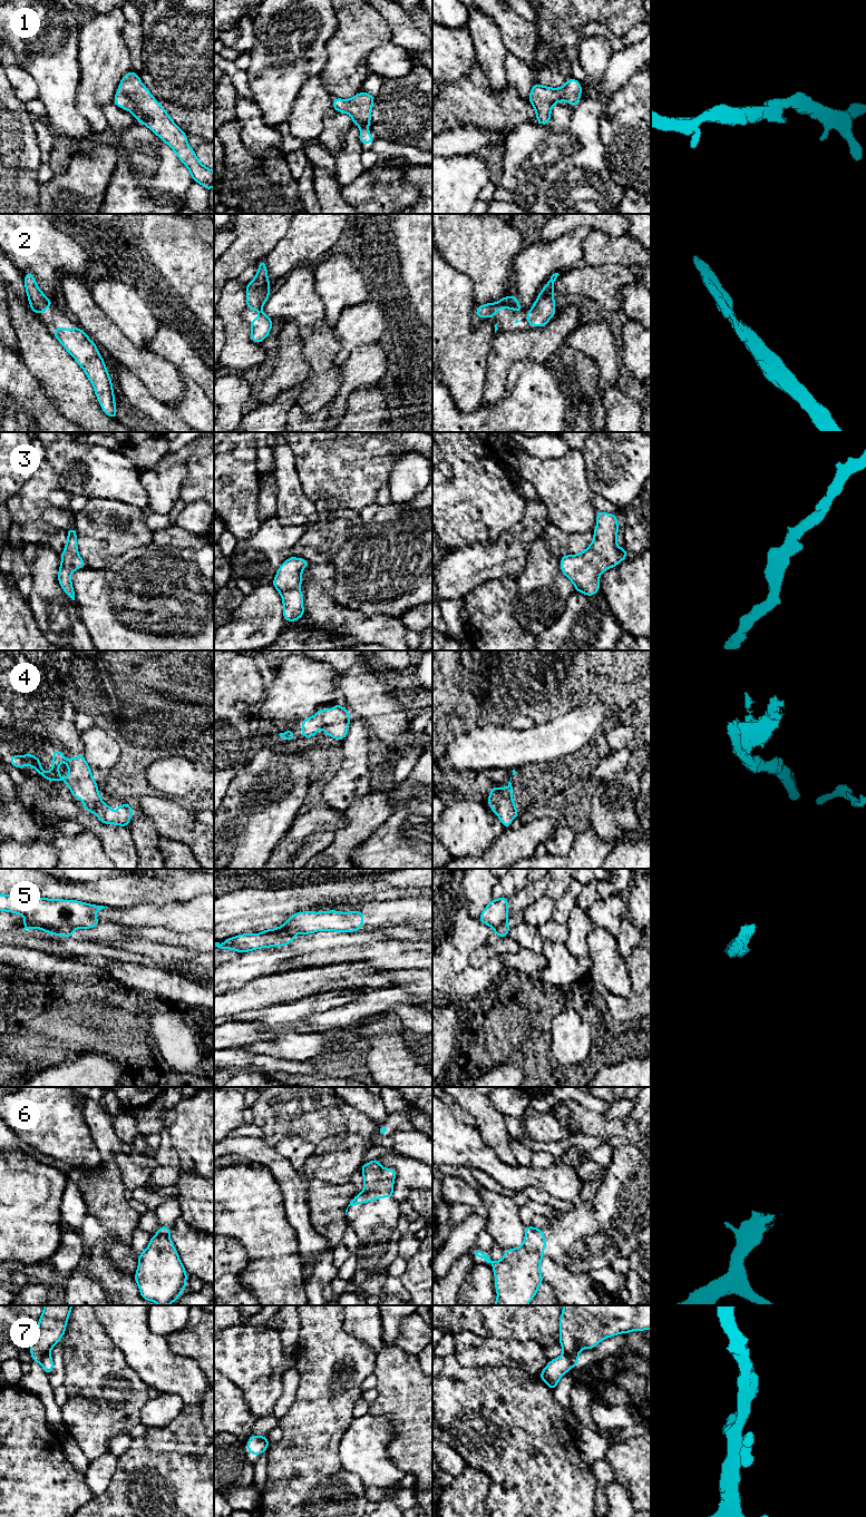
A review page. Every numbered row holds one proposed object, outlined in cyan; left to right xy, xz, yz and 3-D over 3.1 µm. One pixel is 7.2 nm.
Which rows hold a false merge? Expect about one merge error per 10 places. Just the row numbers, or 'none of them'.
7

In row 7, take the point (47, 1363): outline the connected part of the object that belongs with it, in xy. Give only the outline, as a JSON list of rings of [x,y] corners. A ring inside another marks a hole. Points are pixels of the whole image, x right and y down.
[[[46,1353],[41,1359],[41,1367],[47,1374],[50,1374],[53,1370],[53,1361],[49,1353]]]

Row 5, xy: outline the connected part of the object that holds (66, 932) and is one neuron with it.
[[[0,894],[0,911],[25,916],[23,931],[36,928],[52,936],[71,938],[74,930],[91,929],[101,921],[95,913],[108,907],[78,900],[46,899],[33,895]]]

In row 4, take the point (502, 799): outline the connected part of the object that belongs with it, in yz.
[[[510,781],[505,789],[494,786],[488,796],[488,805],[502,821],[503,828],[509,828],[510,822],[518,816],[518,811],[512,796],[513,786]]]

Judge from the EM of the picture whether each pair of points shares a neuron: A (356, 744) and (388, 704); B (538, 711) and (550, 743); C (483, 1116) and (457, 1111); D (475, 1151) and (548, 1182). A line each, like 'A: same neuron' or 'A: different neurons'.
A: different neurons
B: different neurons
C: different neurons
D: same neuron

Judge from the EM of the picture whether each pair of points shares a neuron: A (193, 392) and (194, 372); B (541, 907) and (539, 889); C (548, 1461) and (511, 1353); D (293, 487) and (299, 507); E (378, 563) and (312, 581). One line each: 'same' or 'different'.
A: different
B: different
C: different
D: same
E: different

